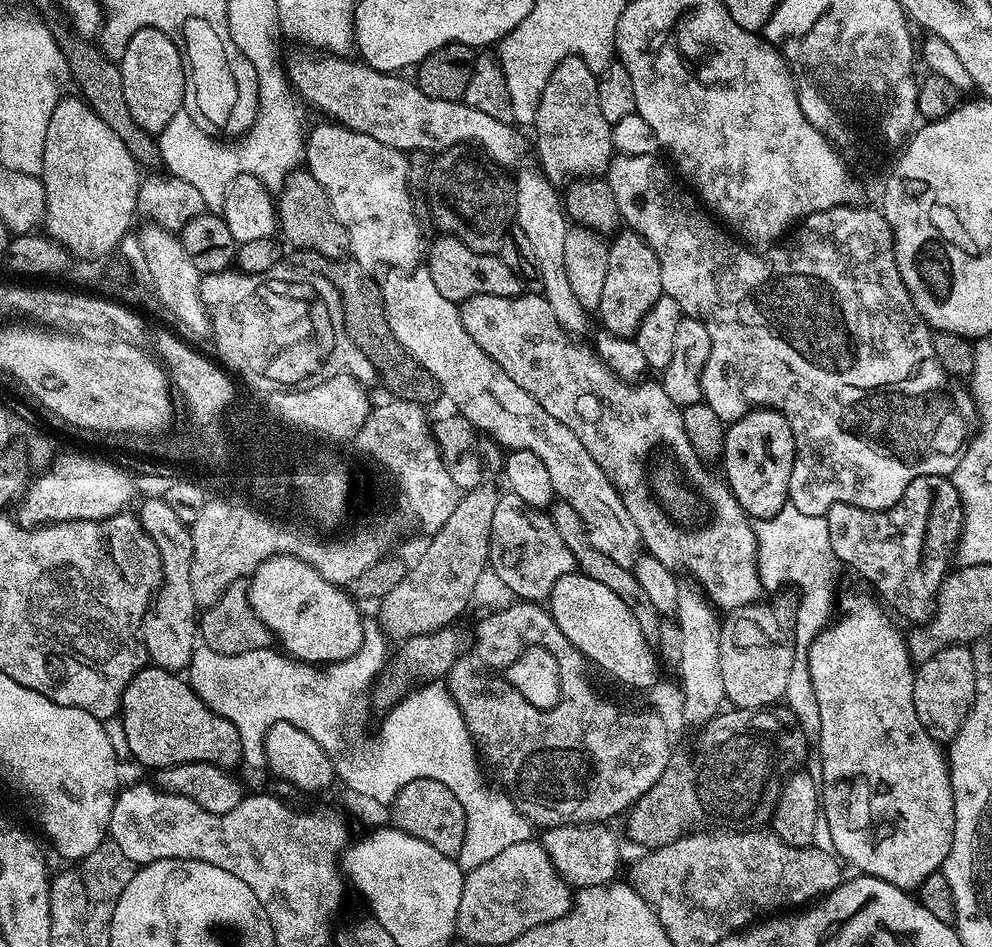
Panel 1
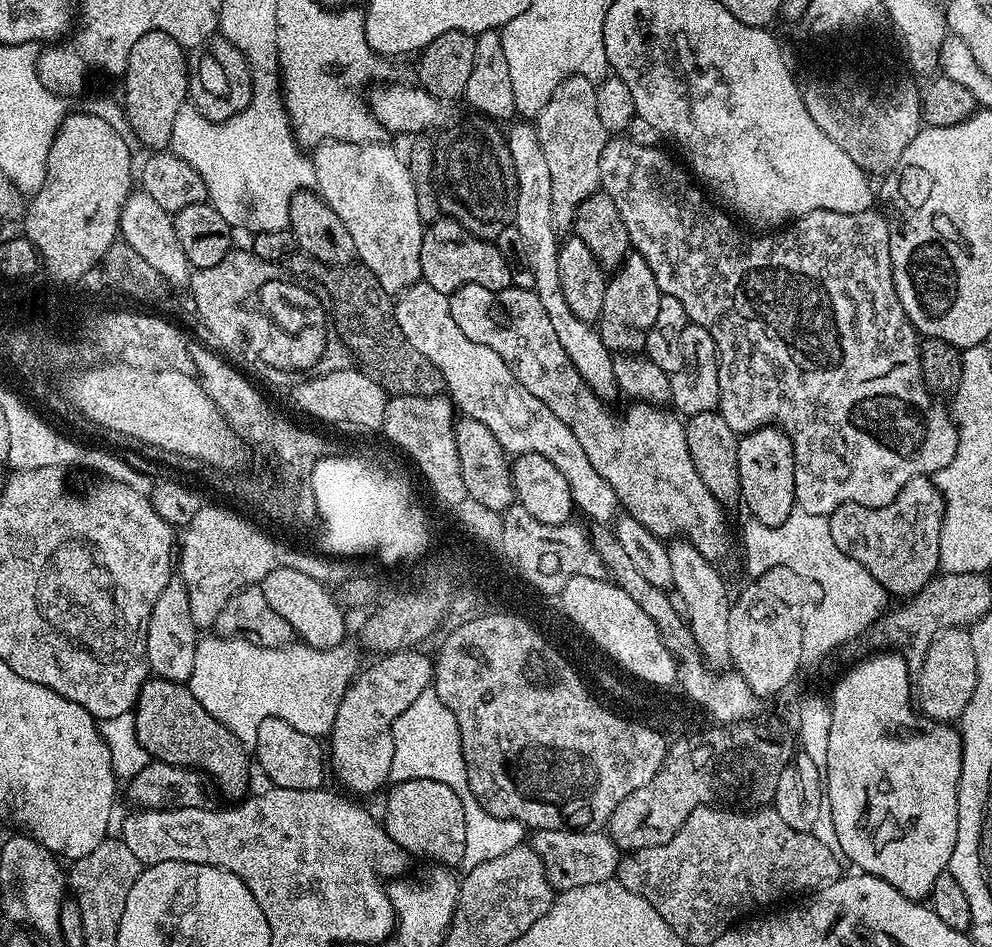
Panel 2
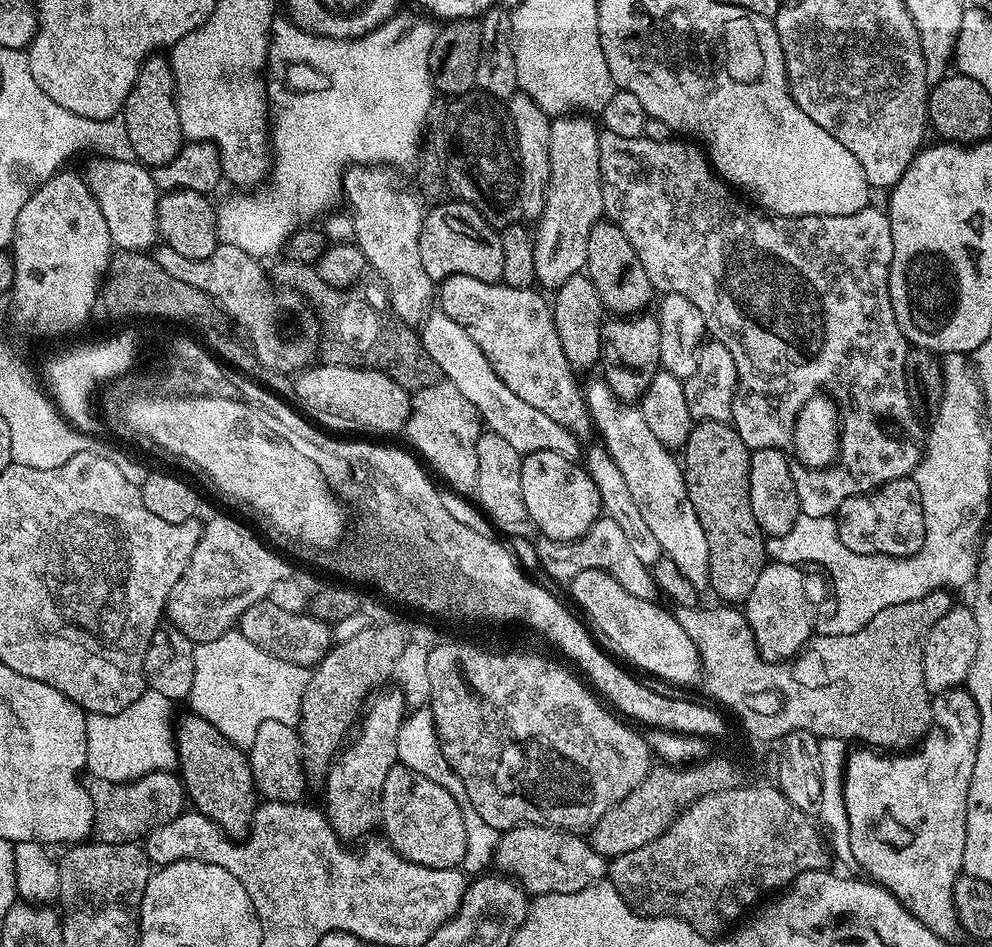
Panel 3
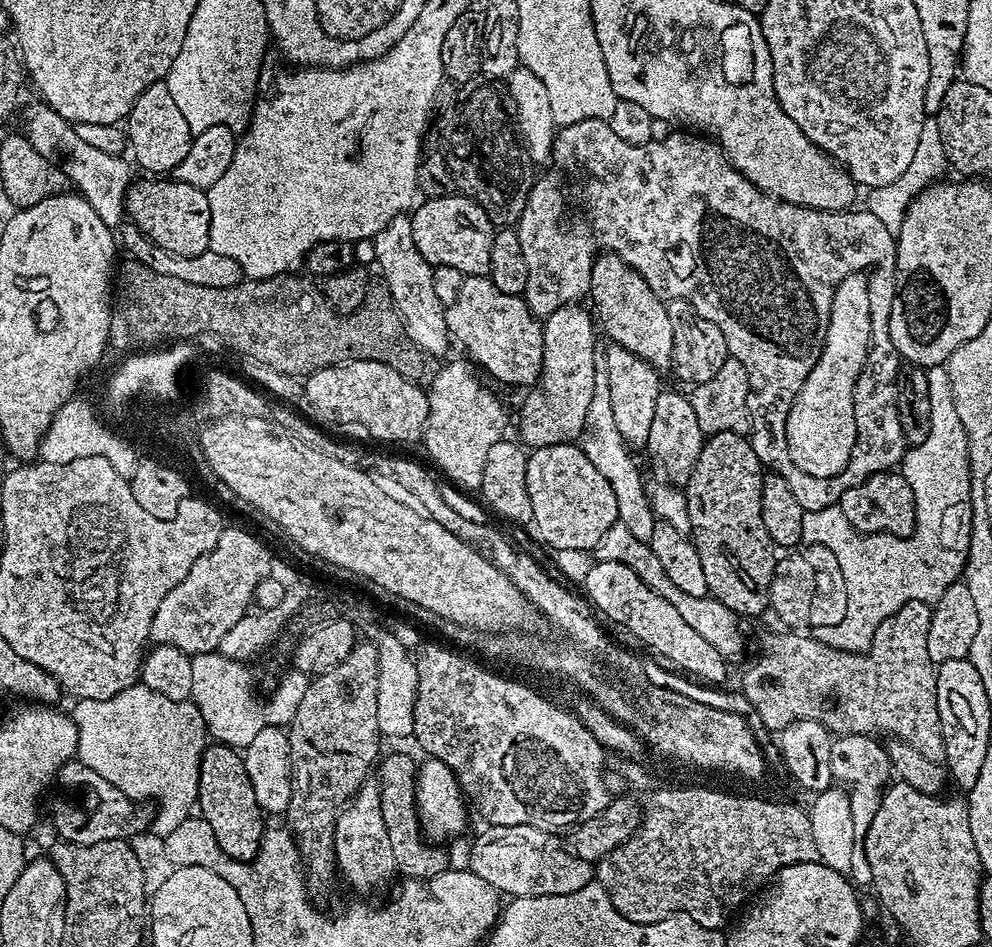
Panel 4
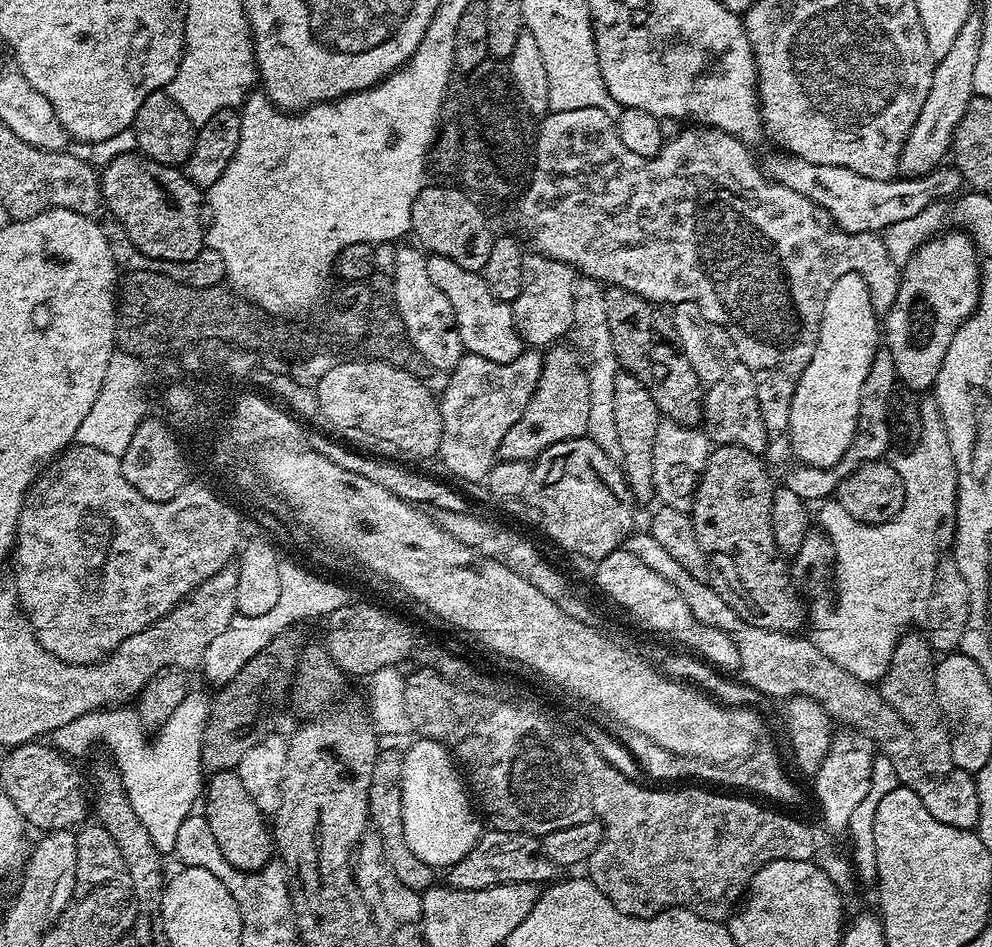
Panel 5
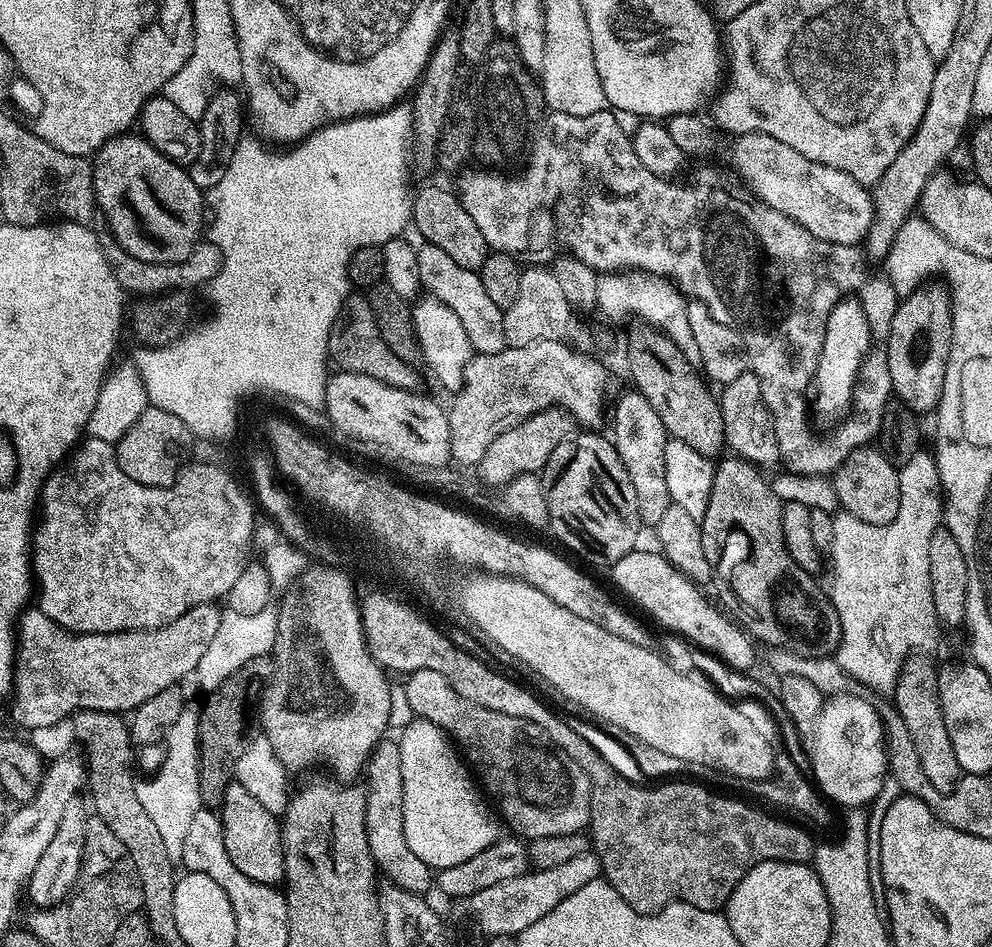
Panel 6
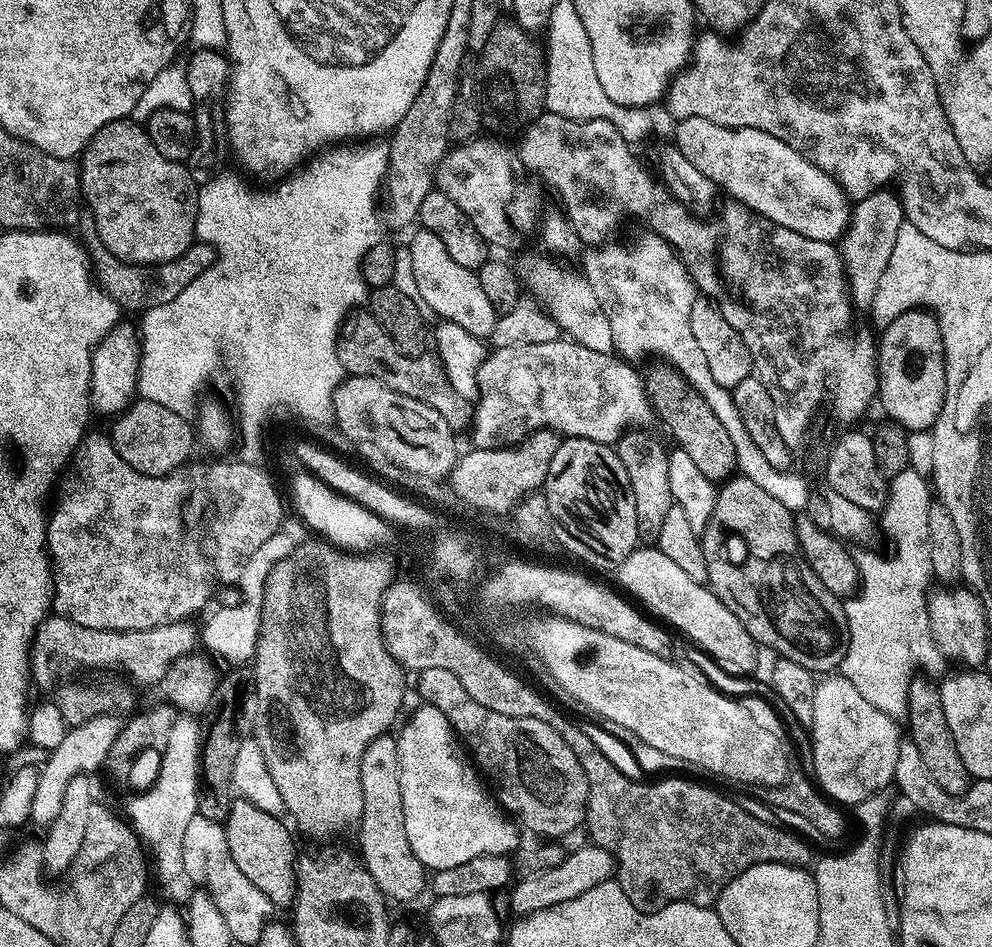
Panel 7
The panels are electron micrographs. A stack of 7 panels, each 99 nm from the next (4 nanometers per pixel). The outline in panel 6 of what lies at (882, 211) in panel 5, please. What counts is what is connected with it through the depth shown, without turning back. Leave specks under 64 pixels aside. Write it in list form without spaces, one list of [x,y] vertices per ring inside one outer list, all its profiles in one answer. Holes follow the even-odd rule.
[[[751,132],[732,143],[732,164],[747,189],[822,241],[859,245],[873,220],[871,191],[844,171],[823,166],[770,135]]]

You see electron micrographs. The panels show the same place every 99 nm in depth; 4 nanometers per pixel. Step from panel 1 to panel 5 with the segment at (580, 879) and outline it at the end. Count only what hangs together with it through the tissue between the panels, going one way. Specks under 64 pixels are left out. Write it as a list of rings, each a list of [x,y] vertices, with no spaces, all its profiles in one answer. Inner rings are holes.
[[[488,830],[481,835],[480,840],[474,846],[474,850],[470,850],[470,854],[466,854],[466,858],[454,862],[446,869],[446,876],[448,876],[446,884],[447,887],[458,890],[482,890],[495,884],[535,884],[540,886],[545,882],[555,881],[557,879],[556,872],[558,873],[558,865],[552,862],[540,849],[540,841],[537,837],[528,836],[525,832]]]

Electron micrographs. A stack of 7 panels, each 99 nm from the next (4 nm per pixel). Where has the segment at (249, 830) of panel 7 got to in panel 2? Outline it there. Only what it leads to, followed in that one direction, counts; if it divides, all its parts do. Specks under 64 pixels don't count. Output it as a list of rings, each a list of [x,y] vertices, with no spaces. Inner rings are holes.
[[[159,678],[145,680],[140,697],[136,699],[134,715],[136,737],[138,742],[142,742],[142,746],[148,751],[152,760],[161,760],[167,764],[181,764],[183,768],[194,768],[203,772],[214,785],[215,791],[217,788],[228,799],[225,801],[239,802],[249,795],[248,779],[252,776],[253,768],[250,763],[249,749],[245,748],[243,742],[239,741],[222,722],[218,722],[202,708],[202,704],[198,702],[187,683],[179,684]]]

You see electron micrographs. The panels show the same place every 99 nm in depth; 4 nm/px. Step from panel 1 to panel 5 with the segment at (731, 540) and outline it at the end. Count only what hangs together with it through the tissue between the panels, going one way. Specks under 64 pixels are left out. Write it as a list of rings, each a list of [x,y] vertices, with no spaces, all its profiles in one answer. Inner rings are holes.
[[[429,255],[426,274],[430,274],[430,282],[434,282],[434,286],[446,294],[446,298],[450,298],[450,306],[456,315],[456,329],[464,343],[465,353],[505,364],[514,362],[514,358],[525,351],[525,342],[516,333],[511,303],[494,298],[481,273],[462,270],[462,266],[458,266],[458,262],[450,262],[450,258]]]

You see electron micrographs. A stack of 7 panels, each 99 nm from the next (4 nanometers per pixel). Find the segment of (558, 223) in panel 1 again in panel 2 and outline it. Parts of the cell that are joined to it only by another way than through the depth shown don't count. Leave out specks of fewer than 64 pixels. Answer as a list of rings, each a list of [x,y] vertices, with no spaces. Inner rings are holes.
[[[516,123],[507,125],[506,139],[516,175],[514,226],[526,242],[528,265],[530,270],[534,270],[534,286],[531,291],[536,293],[538,302],[542,302],[550,318],[554,335],[558,337],[558,342],[562,342],[562,350],[566,350],[570,362],[574,362],[586,386],[590,386],[590,390],[598,399],[612,402],[612,399],[618,396],[612,365],[613,353],[609,352],[608,347],[602,342],[599,331],[593,325],[582,322],[582,318],[577,318],[572,313],[562,294],[560,275],[558,275],[558,258],[562,240],[561,237],[556,237],[558,229],[554,218],[554,202],[550,198],[550,170],[546,163],[546,154],[542,154],[542,142],[538,142],[535,123]]]

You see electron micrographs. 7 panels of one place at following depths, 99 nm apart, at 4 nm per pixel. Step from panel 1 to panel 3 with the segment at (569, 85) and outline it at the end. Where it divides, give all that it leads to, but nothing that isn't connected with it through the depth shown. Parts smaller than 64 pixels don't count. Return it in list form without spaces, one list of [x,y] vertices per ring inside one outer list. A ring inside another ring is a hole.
[[[565,114],[555,117],[550,126],[550,182],[546,190],[546,202],[542,206],[542,214],[539,220],[535,221],[534,235],[531,237],[536,284],[541,289],[560,288],[562,282],[566,282],[566,278],[585,271],[588,263],[586,242],[590,230],[597,220],[605,215],[600,186],[600,132],[597,125],[595,123],[592,125],[588,120],[591,119],[584,114]]]

